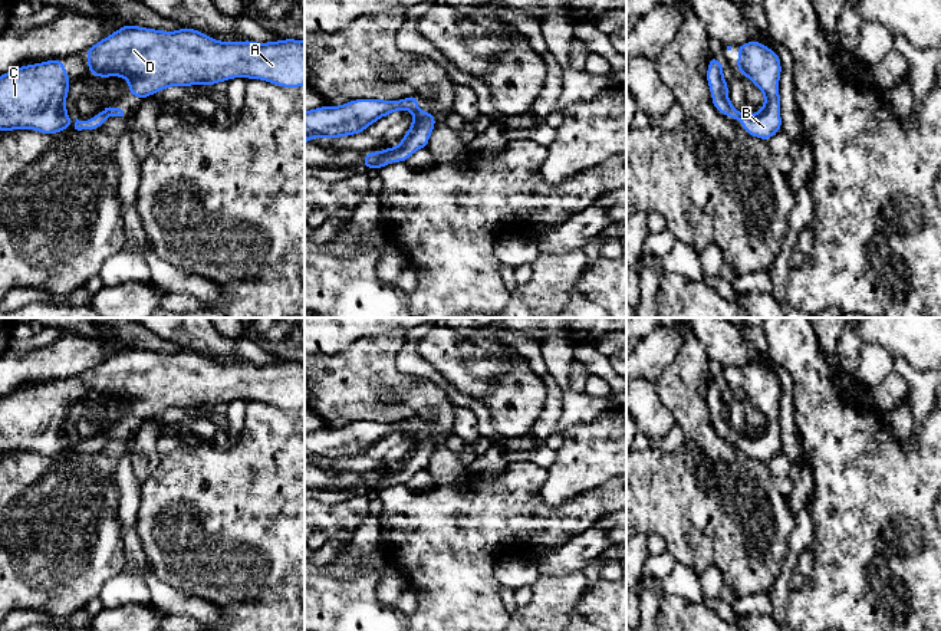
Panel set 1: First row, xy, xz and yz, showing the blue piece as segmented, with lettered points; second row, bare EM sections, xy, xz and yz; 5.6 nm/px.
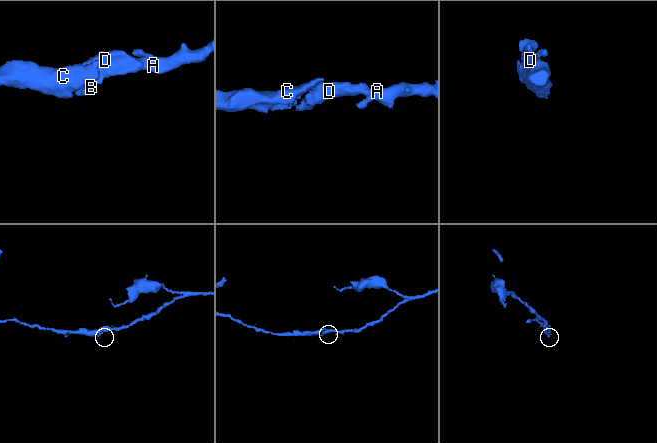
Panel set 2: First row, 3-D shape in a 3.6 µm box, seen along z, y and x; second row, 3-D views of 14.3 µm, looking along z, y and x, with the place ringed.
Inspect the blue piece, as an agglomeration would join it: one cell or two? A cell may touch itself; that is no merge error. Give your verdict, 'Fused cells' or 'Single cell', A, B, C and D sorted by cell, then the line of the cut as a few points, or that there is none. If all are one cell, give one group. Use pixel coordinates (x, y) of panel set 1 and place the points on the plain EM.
Single cell. Groups: A B C D. No split

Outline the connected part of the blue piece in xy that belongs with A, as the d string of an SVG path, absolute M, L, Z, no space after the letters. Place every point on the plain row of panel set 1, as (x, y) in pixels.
M126 345L85 375L89 398L124 400L139 421L168 408L214 408L233 400L305 408L305 362L296 361L220 364L191 349L164 354Z

